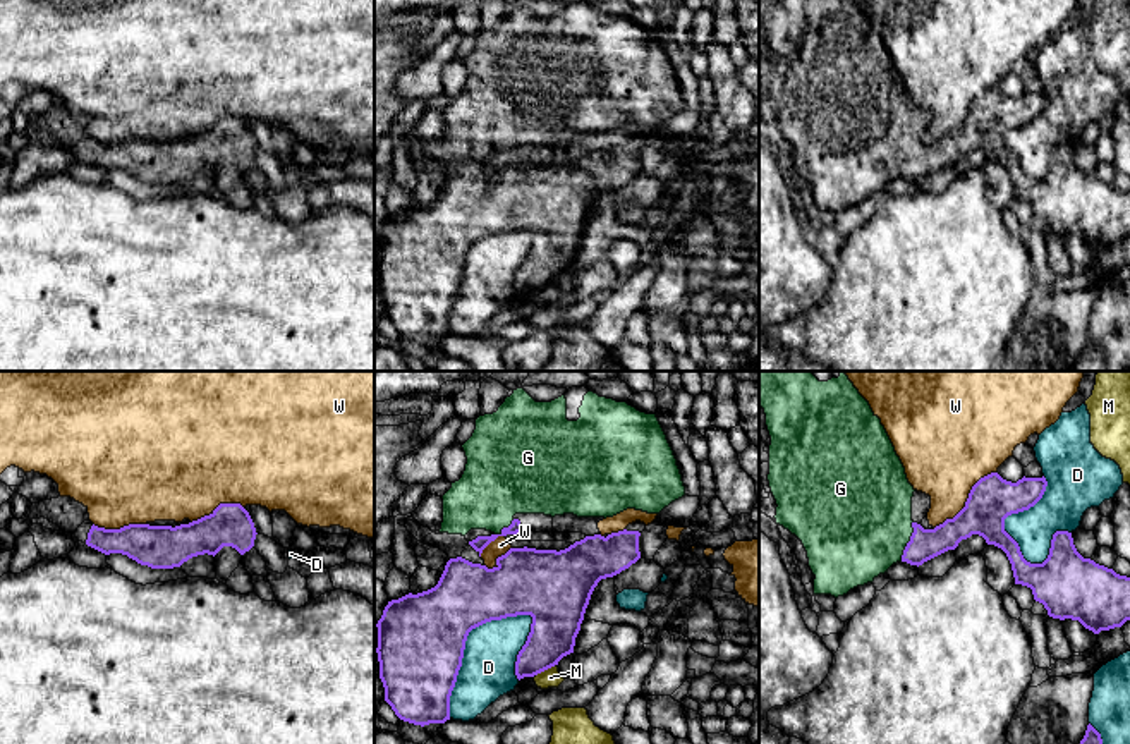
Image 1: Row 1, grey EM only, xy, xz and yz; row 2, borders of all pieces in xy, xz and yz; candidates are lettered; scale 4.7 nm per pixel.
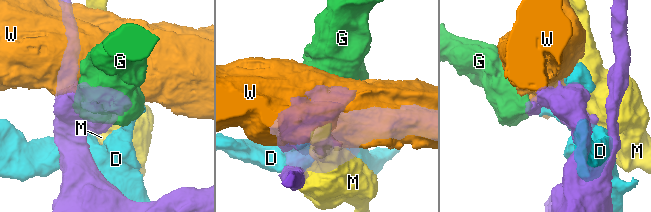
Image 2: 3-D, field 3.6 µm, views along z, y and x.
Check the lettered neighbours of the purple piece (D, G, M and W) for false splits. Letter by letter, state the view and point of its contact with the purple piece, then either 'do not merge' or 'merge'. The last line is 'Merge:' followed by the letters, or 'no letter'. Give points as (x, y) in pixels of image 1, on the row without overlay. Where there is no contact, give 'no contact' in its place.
D: meets purple in xz at (464, 260); do not merge
G: meets purple in yz at (909, 157); merge
M: meets purple in xz at (545, 284); do not merge
W: meets purple in yz at (967, 115); do not merge
Merge: G

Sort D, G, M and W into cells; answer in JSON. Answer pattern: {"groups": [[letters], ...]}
{"groups": [["D"], ["G"], ["M"], ["W"]]}

